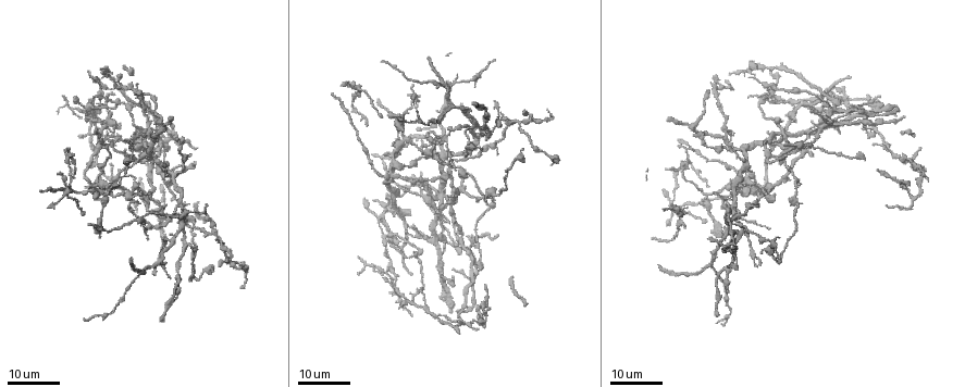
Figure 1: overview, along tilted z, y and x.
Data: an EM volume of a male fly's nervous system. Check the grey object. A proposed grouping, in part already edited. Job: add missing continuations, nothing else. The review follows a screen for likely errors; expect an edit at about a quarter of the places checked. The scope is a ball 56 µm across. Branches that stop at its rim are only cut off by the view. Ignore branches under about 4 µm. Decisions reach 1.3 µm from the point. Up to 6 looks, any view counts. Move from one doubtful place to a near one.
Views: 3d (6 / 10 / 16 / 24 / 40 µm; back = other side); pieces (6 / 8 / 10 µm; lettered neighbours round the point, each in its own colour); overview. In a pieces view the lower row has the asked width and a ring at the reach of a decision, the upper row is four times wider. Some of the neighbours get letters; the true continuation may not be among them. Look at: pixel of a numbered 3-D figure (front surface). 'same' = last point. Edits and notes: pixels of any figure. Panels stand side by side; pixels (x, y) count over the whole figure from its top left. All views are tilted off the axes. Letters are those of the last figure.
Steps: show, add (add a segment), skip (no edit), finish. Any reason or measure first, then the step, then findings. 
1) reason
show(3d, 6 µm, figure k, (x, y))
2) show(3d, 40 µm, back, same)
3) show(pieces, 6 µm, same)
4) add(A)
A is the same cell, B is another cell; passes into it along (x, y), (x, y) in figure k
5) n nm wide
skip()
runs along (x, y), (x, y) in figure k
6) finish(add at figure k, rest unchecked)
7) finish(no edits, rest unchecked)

an open end
show(3d, 16 µm, figure 1, (496, 234))

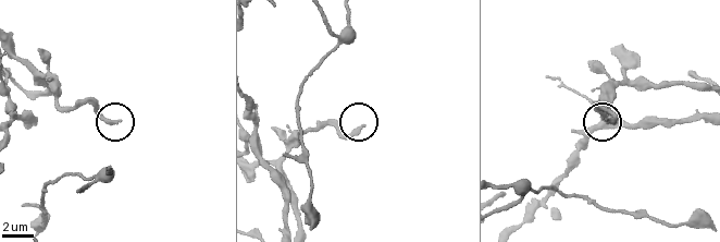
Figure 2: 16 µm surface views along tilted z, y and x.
show(pieces, 6 µm, figure 2, (119, 122))

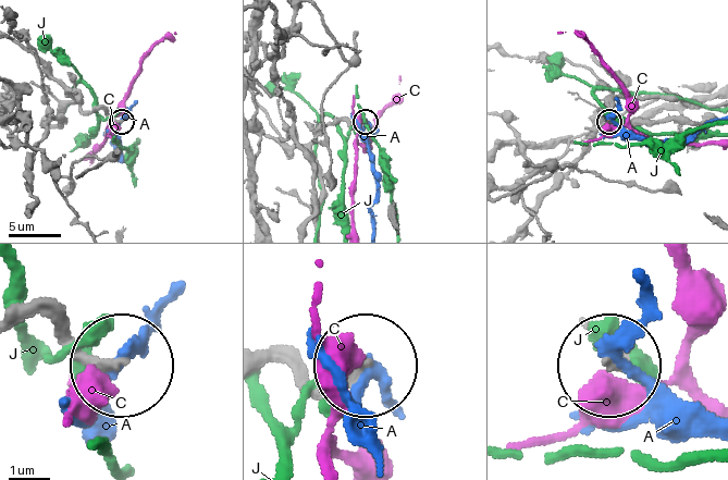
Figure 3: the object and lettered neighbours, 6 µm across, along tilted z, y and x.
skip()
A, C and J are other cells; none of them fits

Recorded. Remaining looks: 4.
an open end
show(3d, 24 µm, figure 1, (877, 170))

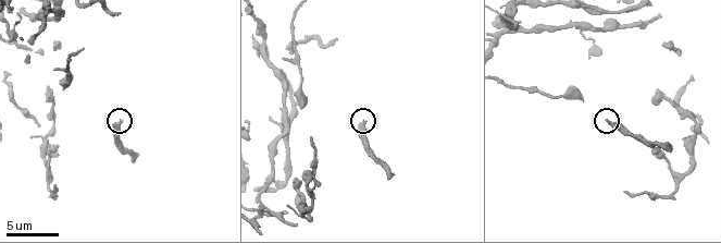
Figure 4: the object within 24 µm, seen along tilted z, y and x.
show(pieces, 6 µm, figure 4, (608, 123))

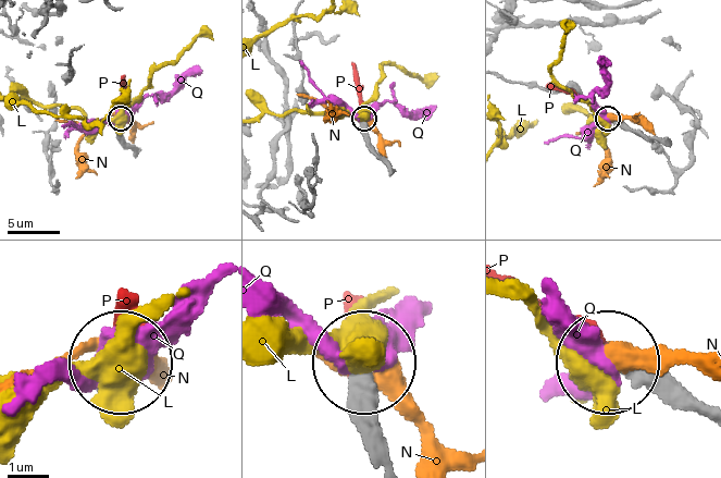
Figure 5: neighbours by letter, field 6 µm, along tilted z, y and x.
240 nm wide
add(P)
P is the same cell, L, N and Q are other cells; passes into it along (364, 121), (353, 62) in figure 5; it goes on there

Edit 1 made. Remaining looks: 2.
branch stops here
show(pieces, 8 µm, figure 4, (22, 40))

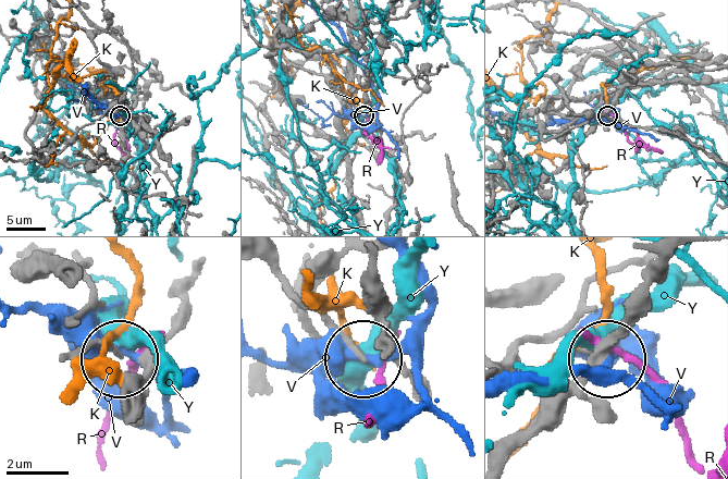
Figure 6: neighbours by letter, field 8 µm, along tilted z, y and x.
skip()
K, R, V and Y are other cells; none of them fits

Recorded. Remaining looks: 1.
finish(add at figure 5, rest unchecked)

